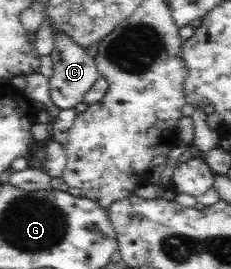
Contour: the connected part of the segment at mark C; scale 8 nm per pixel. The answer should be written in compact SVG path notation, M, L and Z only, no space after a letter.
M53 33L53 37L55 47L50 56L54 75L49 80L51 101L59 110L71 109L83 101L87 91L100 77L100 72L85 49L62 33Z

